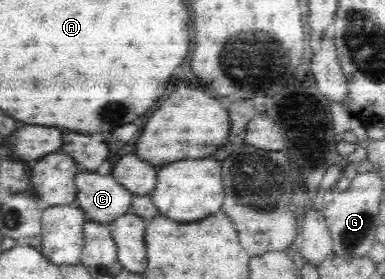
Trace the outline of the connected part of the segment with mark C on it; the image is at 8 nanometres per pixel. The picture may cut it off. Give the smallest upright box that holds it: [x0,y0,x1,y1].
[75,173,135,223]

